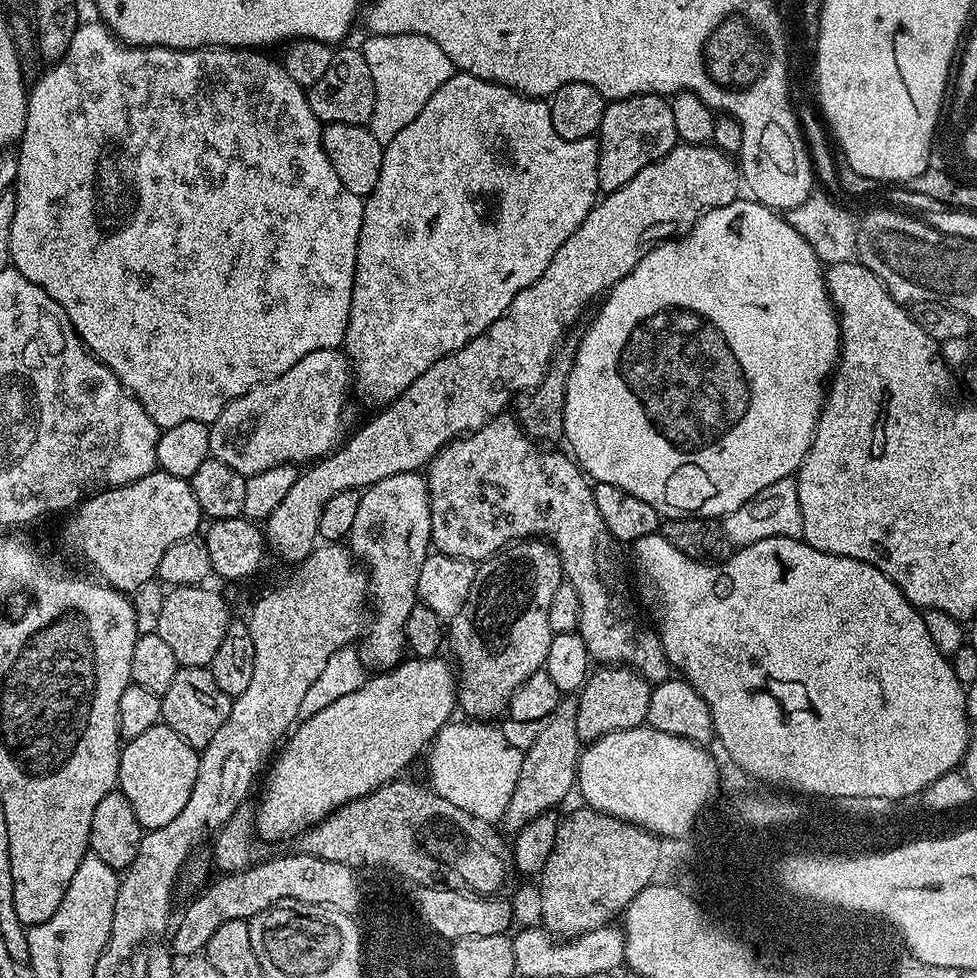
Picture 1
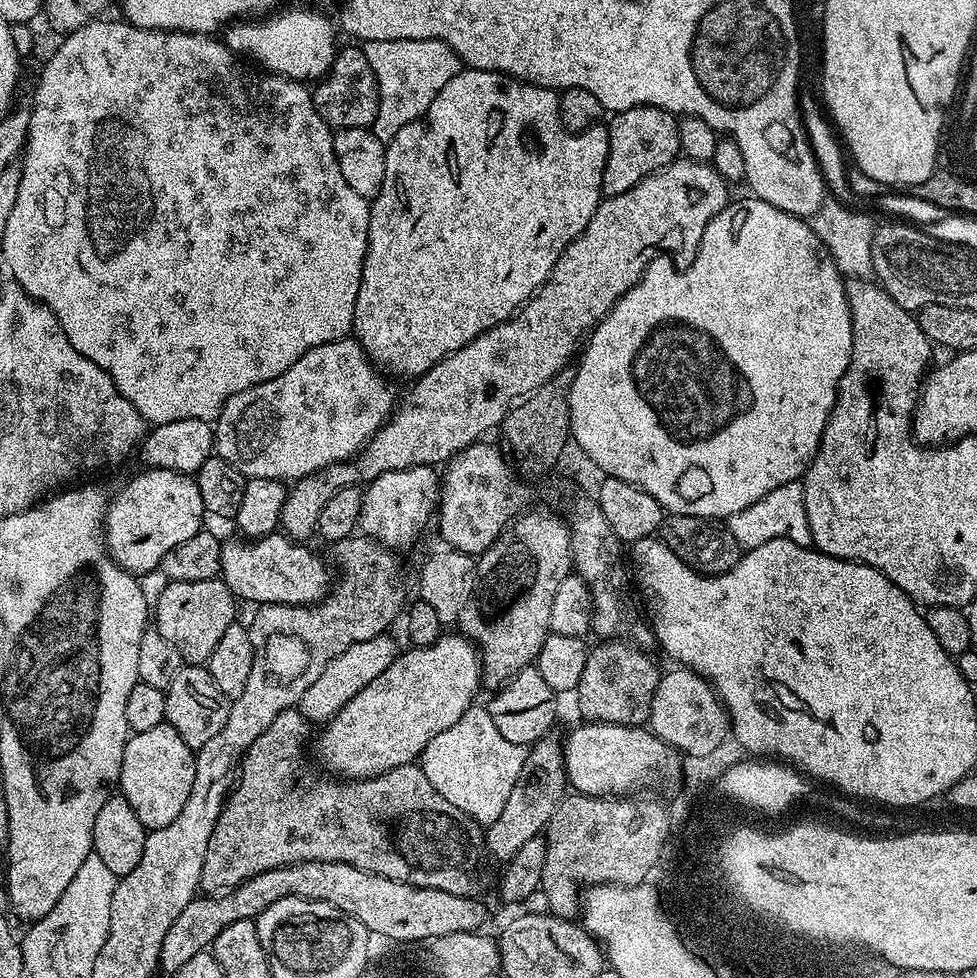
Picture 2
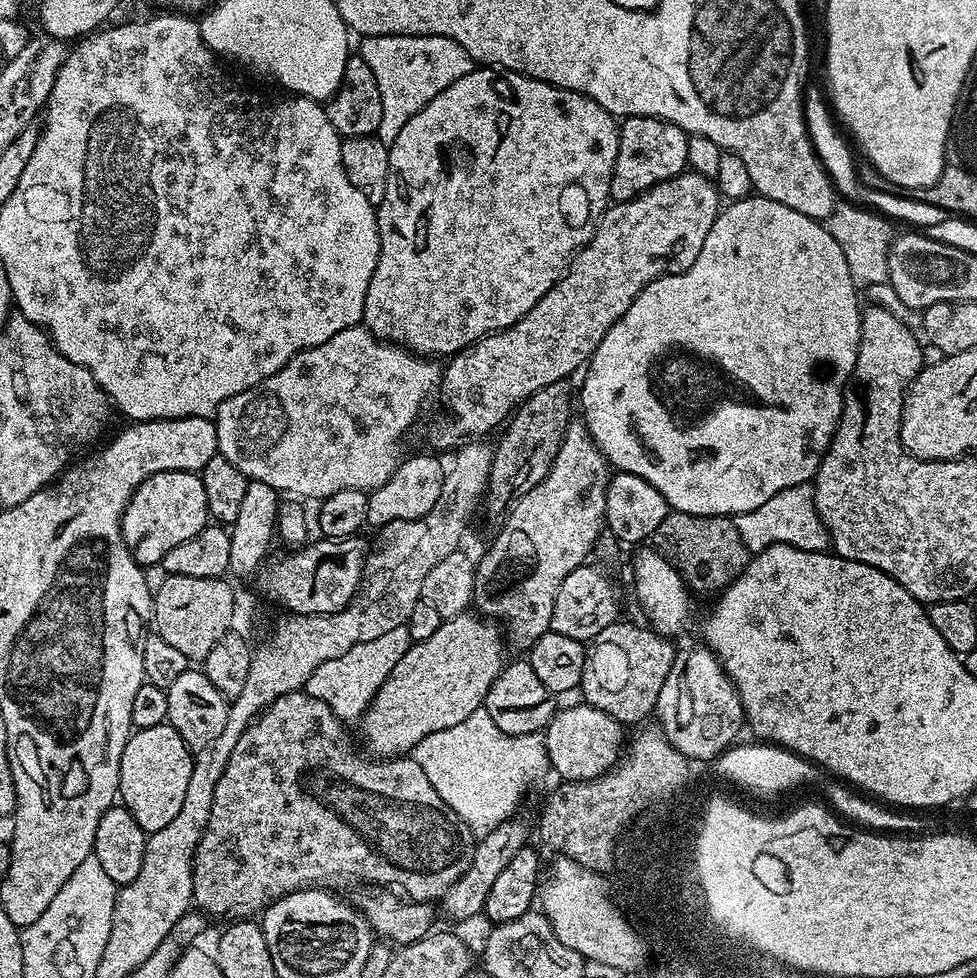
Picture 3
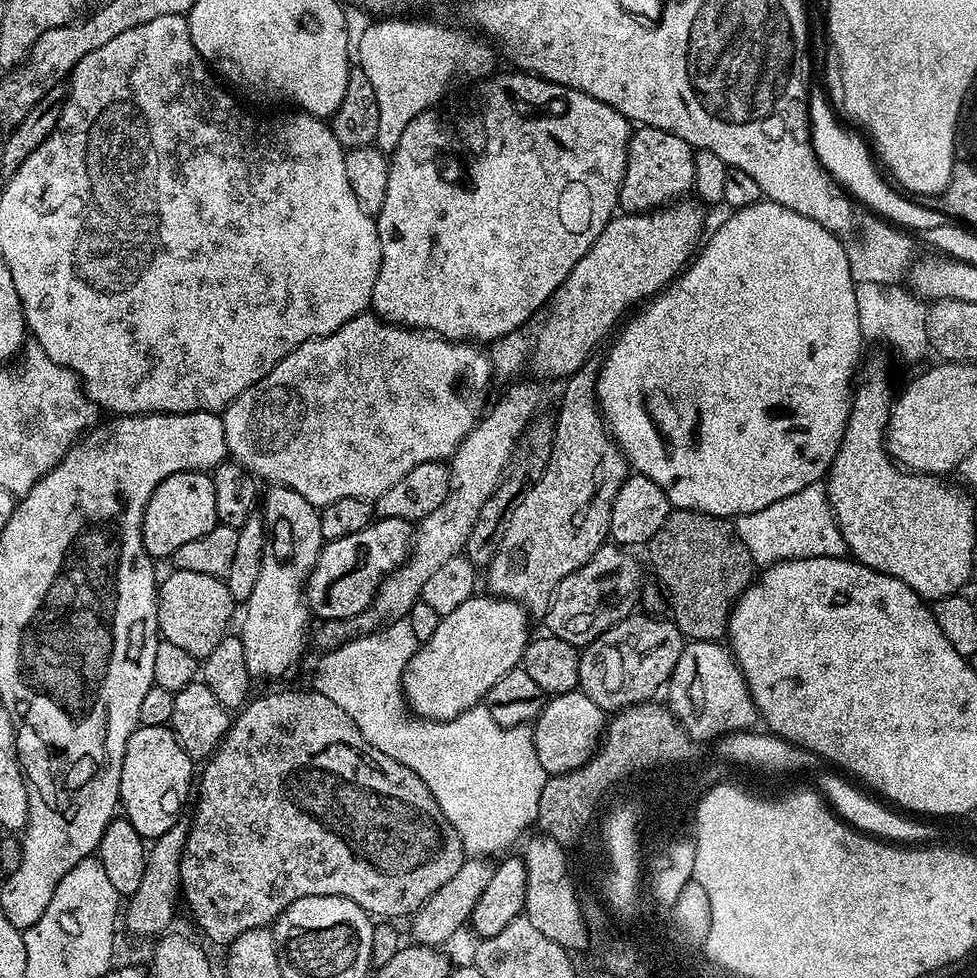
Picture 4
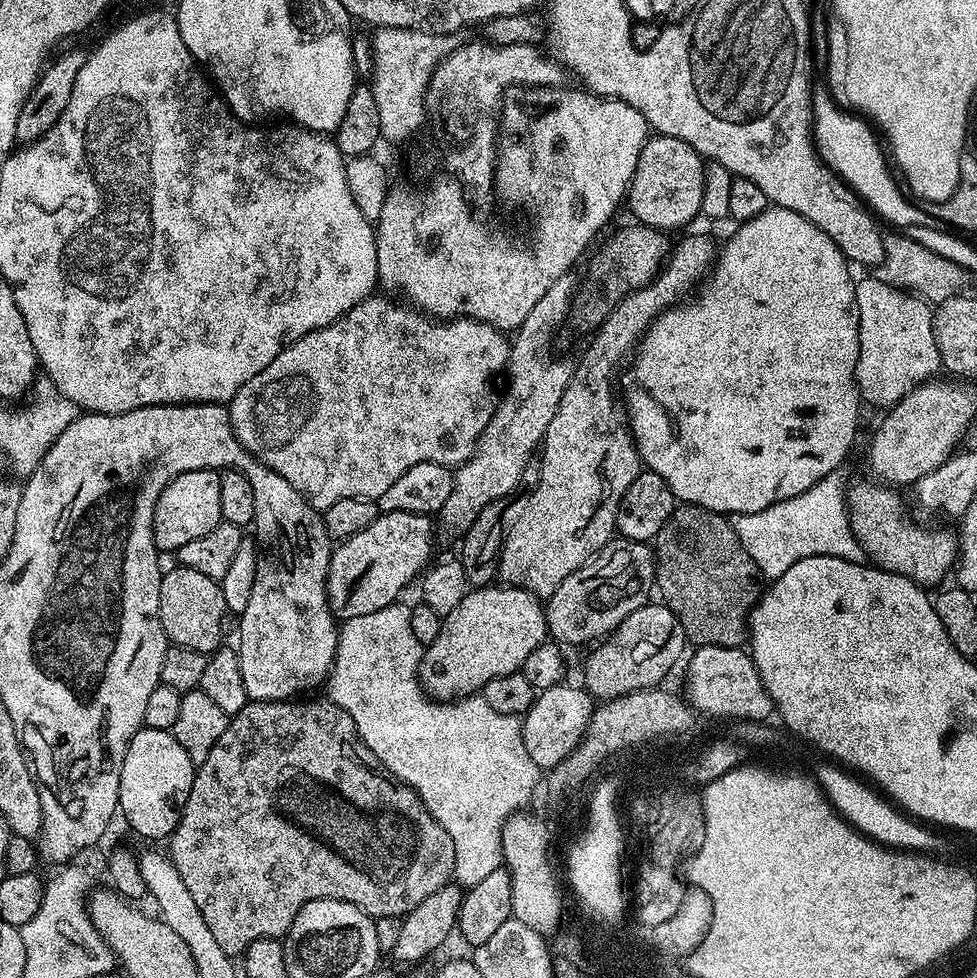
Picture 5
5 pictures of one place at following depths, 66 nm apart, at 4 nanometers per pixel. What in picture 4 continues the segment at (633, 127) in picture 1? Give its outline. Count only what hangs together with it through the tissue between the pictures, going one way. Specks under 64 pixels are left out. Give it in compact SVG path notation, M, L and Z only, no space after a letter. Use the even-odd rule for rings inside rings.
M637 127L628 138L628 161L620 183L619 207L628 214L659 210L693 191L696 152L678 134Z

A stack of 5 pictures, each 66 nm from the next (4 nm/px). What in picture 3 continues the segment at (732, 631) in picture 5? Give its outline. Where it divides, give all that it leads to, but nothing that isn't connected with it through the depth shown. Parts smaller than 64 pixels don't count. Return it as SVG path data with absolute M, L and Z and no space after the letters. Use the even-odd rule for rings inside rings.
M676 509L669 511L662 520L652 544L678 570L684 583L697 595L712 596L723 591L740 576L752 557L731 517L692 515Z

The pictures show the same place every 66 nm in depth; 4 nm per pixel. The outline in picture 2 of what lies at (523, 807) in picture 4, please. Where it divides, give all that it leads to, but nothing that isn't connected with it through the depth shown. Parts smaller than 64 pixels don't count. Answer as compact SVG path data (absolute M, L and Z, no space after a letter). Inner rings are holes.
M385 634L375 636L361 644L350 646L350 650L346 650L342 654L338 654L338 658L334 658L334 662L330 662L326 666L326 670L322 670L322 674L318 674L316 681L310 686L310 690L306 690L306 694L302 694L298 710L310 722L327 722L332 717L338 715L342 710L342 706L346 706L346 702L350 702L354 698L354 694L358 694L358 690L362 690L374 678L378 678L378 674L382 674L390 666L390 662L394 662L398 655L398 647L391 640L391 635ZM473 706L462 714L459 725L442 730L438 738L430 738L422 757L424 776L430 778L434 790L453 806L458 806L467 816L472 816L481 826L487 826L502 814L510 790L522 774L525 745L506 742L498 734L498 726L490 718L487 707Z

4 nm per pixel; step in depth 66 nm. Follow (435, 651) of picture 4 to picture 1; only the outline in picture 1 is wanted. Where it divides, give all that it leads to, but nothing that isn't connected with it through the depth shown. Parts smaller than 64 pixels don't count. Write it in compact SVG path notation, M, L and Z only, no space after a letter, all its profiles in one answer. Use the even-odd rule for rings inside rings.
M426 656L423 658L405 659L403 662L397 664L396 667L389 668L387 670L381 671L379 674L373 675L373 676L376 676L373 678L373 680L372 680L372 677L365 679L364 683L361 684L358 690L354 690L350 694L346 694L342 698L338 698L338 702L330 702L330 706L326 706L326 710L318 710L318 714L314 714L313 716L304 716L303 719L301 719L299 723L297 723L295 727L291 729L290 735L287 737L287 739L289 738L289 740L286 741L287 739L285 739L283 741L283 744L285 743L284 749L282 749L283 748L283 744L282 744L282 747L279 749L279 751L275 753L275 756L277 755L276 761L273 762L272 769L270 769L268 772L268 781L265 782L264 793L262 793L260 796L260 812L258 808L258 815L255 817L255 820L254 820L254 828L255 828L255 831L258 833L259 839L261 836L261 838L264 840L284 840L287 838L287 836L294 835L293 837L295 837L297 834L303 834L307 832L308 829L312 827L312 825L320 823L320 821L323 820L324 817L329 816L330 813L332 812L335 812L337 808L341 808L341 806L343 806L344 804L348 804L351 800L357 800L359 796L365 796L366 794L370 794L372 791L374 791L375 788L381 788L384 784L389 784L391 780L397 779L397 777L399 777L401 773L403 773L400 771L402 771L403 768L406 767L407 764L410 763L411 760L414 759L415 756L418 755L419 752L423 750L423 748L425 751L425 749L427 749L429 745L431 745L432 741L435 740L436 735L439 734L441 728L445 727L445 725L447 725L449 721L451 721L448 719L451 718L452 711L454 713L457 711L458 705L456 702L456 685L458 683L458 680L457 680L457 677L454 675L453 669L450 667L449 661L447 659L445 659L446 661L440 660L440 659L441 658L437 658L436 656Z

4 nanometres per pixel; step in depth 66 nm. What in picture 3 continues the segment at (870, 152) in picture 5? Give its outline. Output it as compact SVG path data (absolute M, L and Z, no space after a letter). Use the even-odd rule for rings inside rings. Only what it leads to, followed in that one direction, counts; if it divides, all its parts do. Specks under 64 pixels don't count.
M811 84L805 87L802 95L804 98L804 124L808 128L808 136L811 138L812 146L820 160L820 164L827 170L827 174L831 178L833 187L839 197L868 205L889 219L894 220L896 218L908 223L905 225L922 230L934 226L934 224L939 224L939 222L944 222L949 218L950 213L942 210L941 207L918 202L902 194L894 196L886 192L886 190L872 190L863 186L858 180L857 163L848 146L849 141L846 138L845 141L836 130L837 125L827 106L825 95L823 98L819 88L811 86Z

